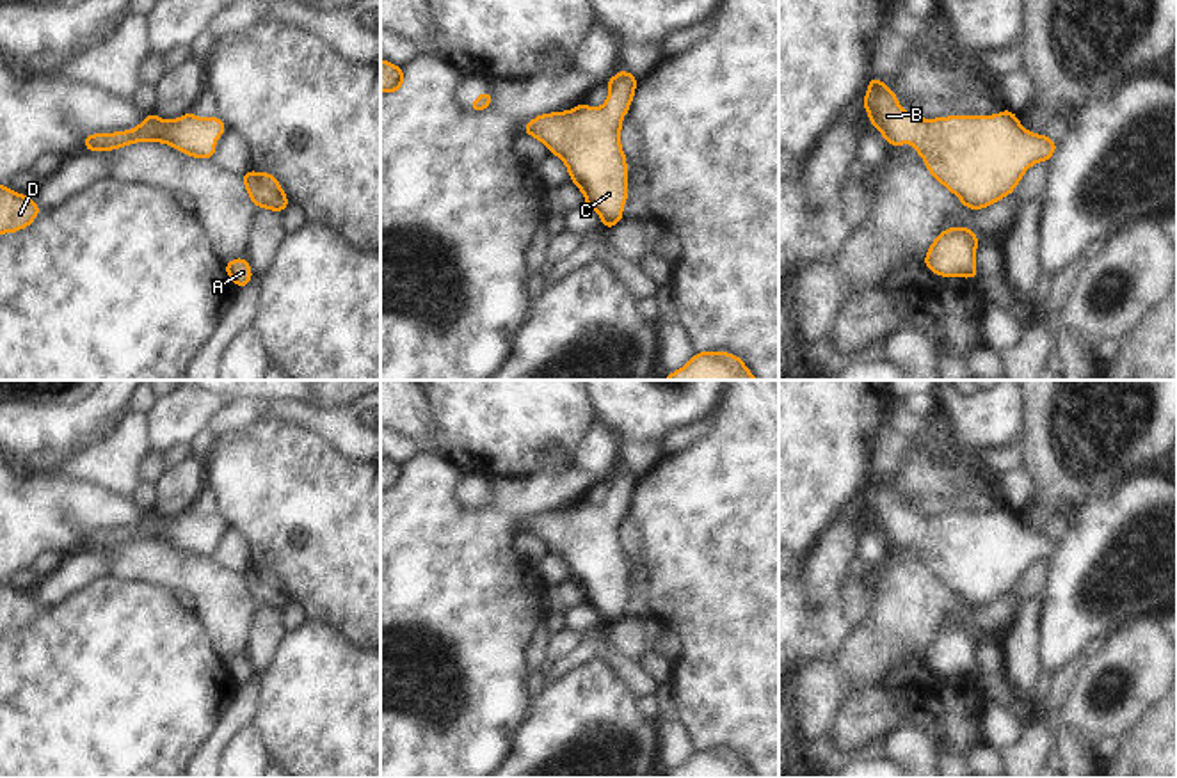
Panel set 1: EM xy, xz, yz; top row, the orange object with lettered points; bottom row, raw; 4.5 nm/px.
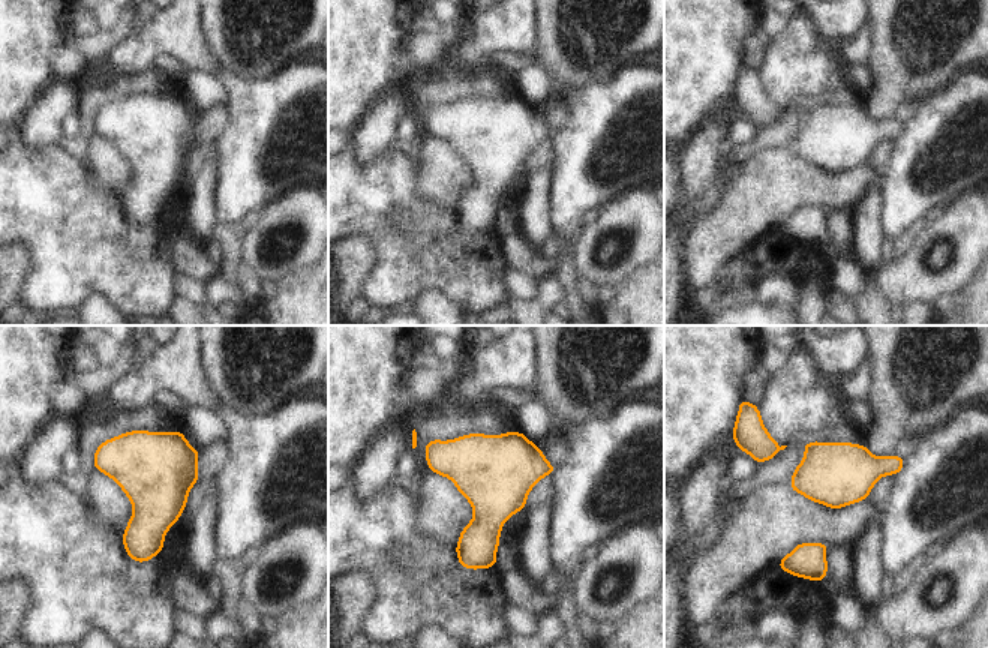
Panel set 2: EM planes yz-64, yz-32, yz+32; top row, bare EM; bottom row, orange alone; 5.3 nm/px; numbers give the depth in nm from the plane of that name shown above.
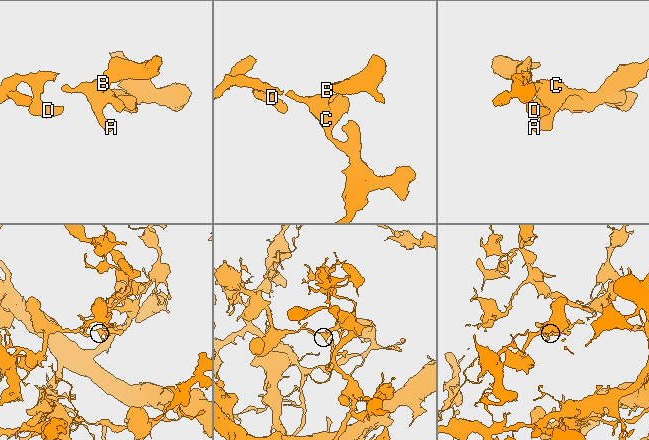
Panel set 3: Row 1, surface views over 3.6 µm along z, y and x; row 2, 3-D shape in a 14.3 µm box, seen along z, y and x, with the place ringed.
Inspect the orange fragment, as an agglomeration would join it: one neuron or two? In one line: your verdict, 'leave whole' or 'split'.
leave whole

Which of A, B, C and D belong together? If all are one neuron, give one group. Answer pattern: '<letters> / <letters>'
A B C D

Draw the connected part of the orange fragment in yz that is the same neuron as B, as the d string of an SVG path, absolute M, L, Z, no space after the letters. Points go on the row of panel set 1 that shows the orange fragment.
M878 76L868 82L862 107L889 146L914 142L932 178L969 210L1010 195L1024 172L1058 147L1047 135L1028 131L1008 108L996 115L914 117Z

